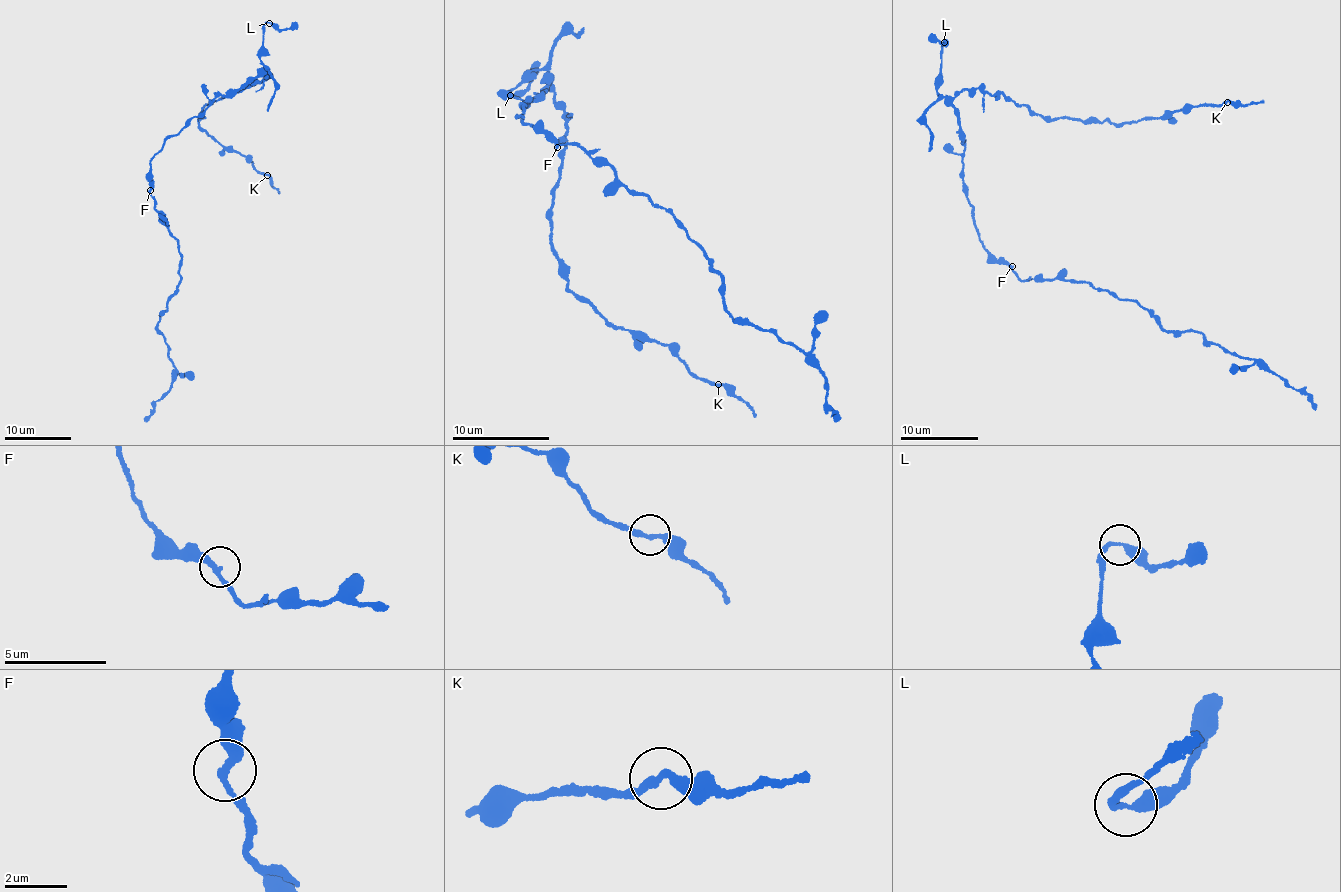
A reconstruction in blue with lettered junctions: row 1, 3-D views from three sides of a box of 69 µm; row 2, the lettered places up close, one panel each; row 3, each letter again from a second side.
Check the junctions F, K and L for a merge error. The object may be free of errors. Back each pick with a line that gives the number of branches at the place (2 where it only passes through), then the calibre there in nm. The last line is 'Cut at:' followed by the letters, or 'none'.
Cut at: none

